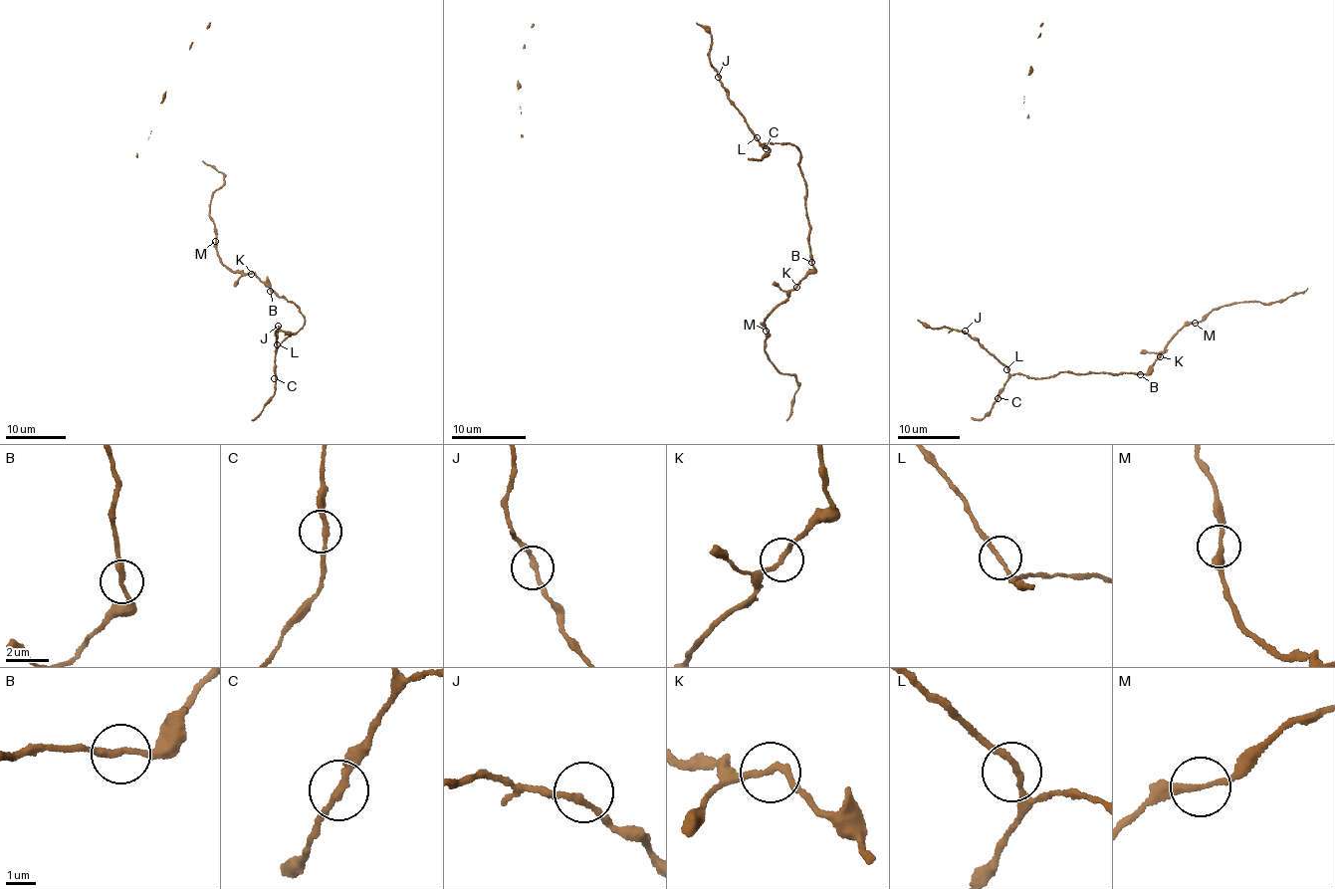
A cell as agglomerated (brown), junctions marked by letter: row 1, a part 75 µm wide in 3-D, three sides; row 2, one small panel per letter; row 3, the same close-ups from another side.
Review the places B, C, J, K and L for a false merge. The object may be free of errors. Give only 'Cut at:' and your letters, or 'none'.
Cut at: none

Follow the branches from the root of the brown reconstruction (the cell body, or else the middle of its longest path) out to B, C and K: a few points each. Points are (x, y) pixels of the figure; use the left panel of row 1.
B: (276, 343), (278, 347), (282, 340), (299, 333), (305, 318), (292, 301), (270, 291)
C: (276, 343), (274, 378)
K: (276, 343), (278, 347), (282, 340), (299, 333), (305, 318), (292, 301), (279, 297), (252, 273)

